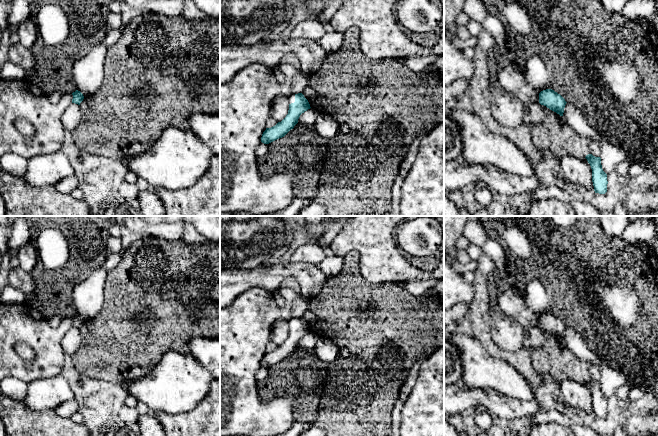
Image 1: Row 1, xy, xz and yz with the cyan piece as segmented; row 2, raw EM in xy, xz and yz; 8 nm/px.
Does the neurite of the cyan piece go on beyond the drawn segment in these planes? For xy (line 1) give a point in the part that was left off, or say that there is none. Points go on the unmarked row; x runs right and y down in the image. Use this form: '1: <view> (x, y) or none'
1: none

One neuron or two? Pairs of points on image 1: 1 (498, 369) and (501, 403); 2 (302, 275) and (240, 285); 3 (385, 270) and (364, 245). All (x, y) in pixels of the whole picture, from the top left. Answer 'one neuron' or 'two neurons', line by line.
1: two neurons
2: one neuron
3: one neuron

